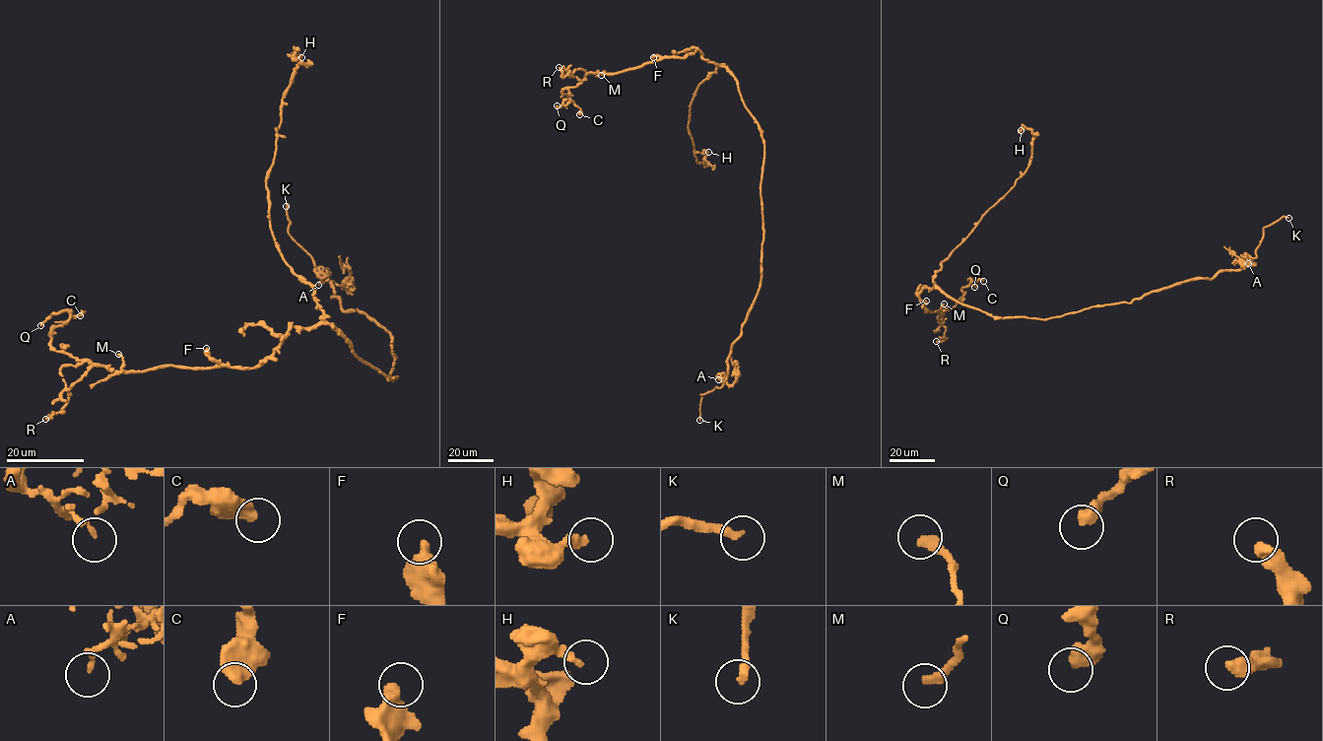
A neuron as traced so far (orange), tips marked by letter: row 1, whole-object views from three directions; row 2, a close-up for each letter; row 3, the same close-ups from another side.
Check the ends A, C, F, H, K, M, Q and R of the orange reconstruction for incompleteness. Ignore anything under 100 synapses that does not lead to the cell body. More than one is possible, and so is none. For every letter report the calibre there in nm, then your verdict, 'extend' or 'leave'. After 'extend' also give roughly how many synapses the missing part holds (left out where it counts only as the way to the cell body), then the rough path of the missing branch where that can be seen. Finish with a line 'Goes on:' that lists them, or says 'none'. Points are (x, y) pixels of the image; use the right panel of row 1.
A: calibre 140 nm; leave
C: calibre 460 nm; leave
F: calibre 500 nm; leave
H: calibre 280 nm; leave
K: calibre 280 nm; extend; course (1289, 218), (1293, 213), (1279, 180)
M: calibre 360 nm; leave
Q: calibre 500 nm; leave
R: calibre 440 nm; leave
Goes on: K

